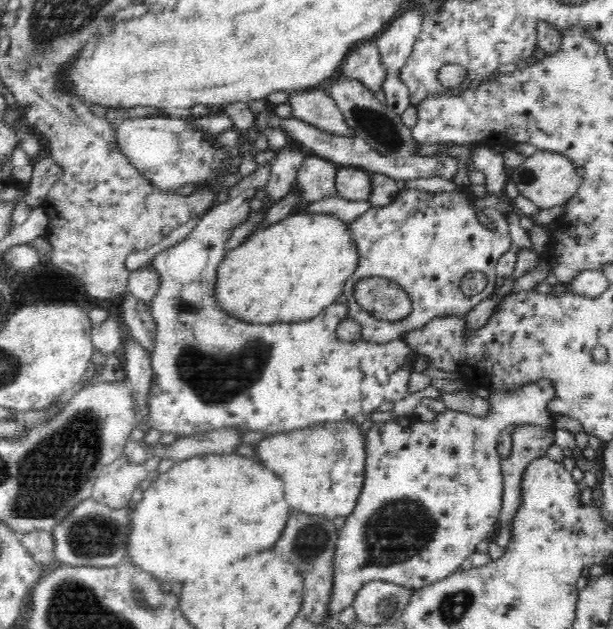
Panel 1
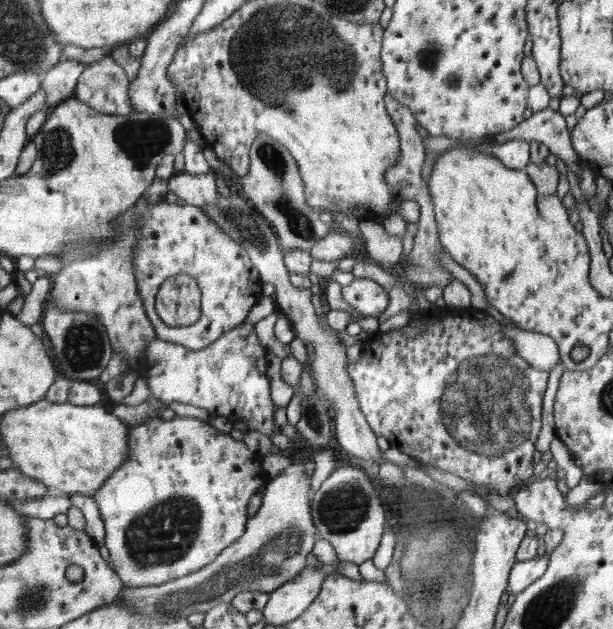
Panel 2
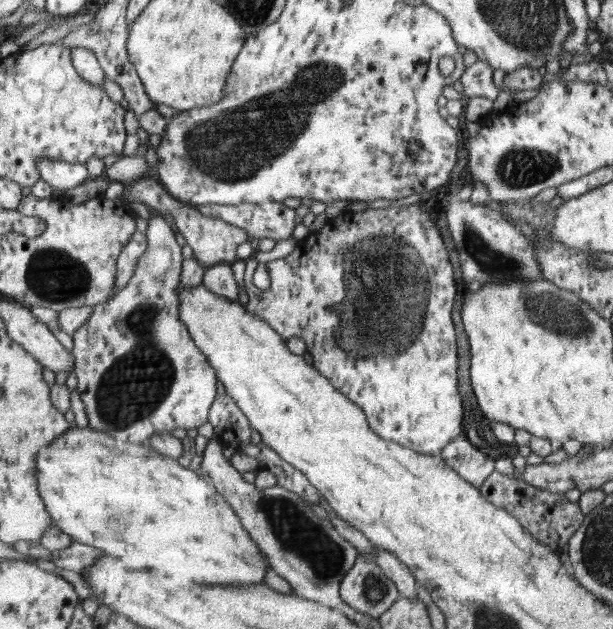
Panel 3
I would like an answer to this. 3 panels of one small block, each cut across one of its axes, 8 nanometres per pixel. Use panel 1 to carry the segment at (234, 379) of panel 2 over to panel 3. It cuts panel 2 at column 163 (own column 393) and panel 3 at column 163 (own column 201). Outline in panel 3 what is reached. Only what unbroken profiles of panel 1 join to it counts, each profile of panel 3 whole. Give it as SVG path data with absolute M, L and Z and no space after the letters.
M153 214L148 220L147 227L147 251L139 260L137 268L135 269L135 275L118 293L114 294L110 300L106 303L101 303L93 308L90 318L80 326L80 328L73 334L74 348L72 353L75 357L75 373L77 382L77 392L80 394L82 402L85 404L86 414L89 420L89 427L98 431L98 444L104 446L104 448L116 448L116 446L122 446L125 442L134 443L136 446L147 446L148 440L152 435L159 433L171 433L176 428L185 428L196 430L202 424L206 424L210 418L210 412L212 404L214 404L218 394L216 393L216 381L218 374L215 373L215 369L212 368L210 362L207 360L207 356L203 351L195 344L194 338L188 332L186 325L182 321L180 314L180 308L182 302L179 300L179 285L182 283L182 269L183 258L182 248L175 238L176 232L173 226L170 226L163 215Z

